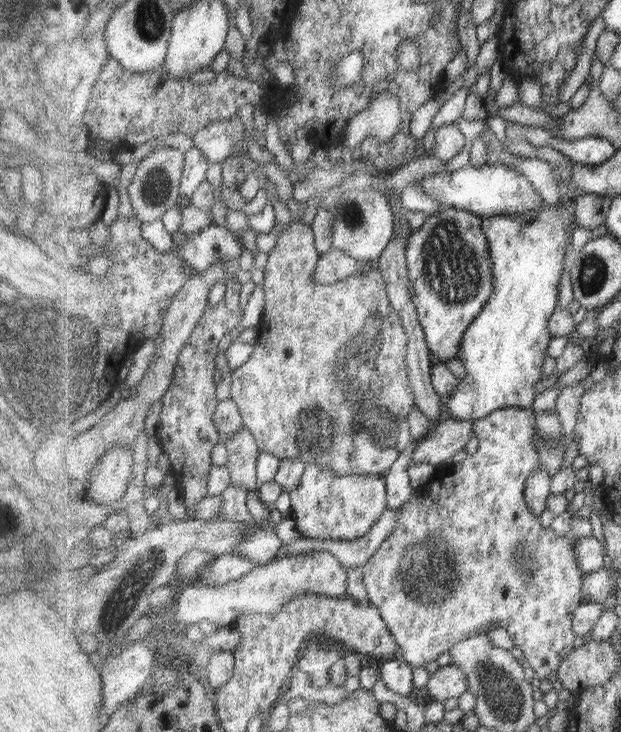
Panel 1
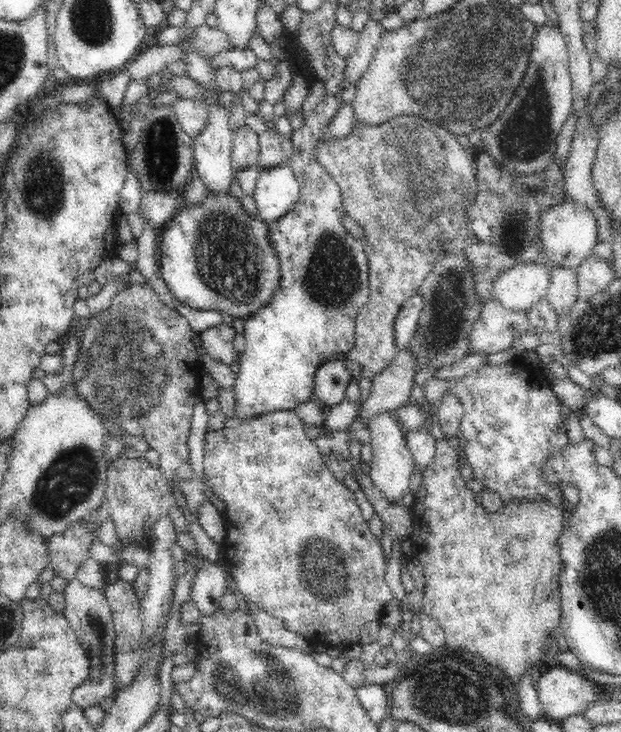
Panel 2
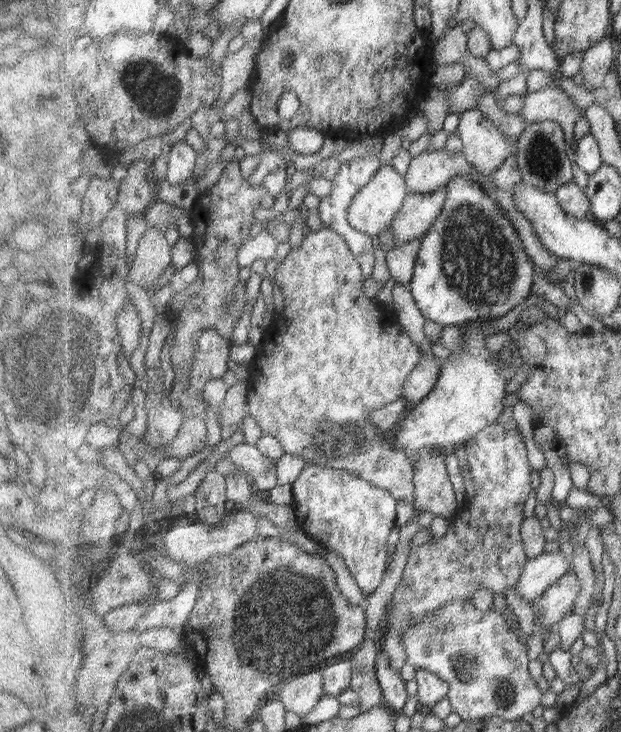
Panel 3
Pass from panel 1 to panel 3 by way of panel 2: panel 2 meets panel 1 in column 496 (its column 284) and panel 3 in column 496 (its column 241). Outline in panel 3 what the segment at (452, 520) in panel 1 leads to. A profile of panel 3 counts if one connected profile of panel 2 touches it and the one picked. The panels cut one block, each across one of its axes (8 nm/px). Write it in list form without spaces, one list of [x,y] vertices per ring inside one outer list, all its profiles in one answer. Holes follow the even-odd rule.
[[[510,420],[504,423],[493,423],[479,432],[470,443],[465,446],[466,458],[469,464],[470,476],[476,486],[476,494],[469,498],[469,504],[463,506],[456,513],[455,521],[448,526],[446,534],[441,538],[433,538],[422,545],[413,545],[409,560],[405,565],[404,575],[398,584],[397,590],[385,612],[384,652],[389,654],[391,667],[399,671],[407,659],[407,648],[403,645],[401,635],[405,627],[413,625],[419,615],[427,615],[431,611],[439,610],[445,603],[453,599],[471,599],[478,588],[491,589],[495,594],[504,594],[507,590],[516,590],[519,579],[523,576],[523,569],[527,566],[530,556],[527,553],[526,542],[523,540],[522,526],[525,520],[523,508],[529,492],[533,489],[531,484],[531,469],[527,460],[527,446],[517,429],[517,422]]]

